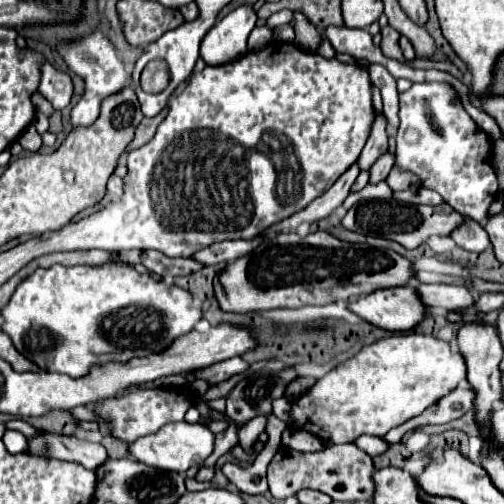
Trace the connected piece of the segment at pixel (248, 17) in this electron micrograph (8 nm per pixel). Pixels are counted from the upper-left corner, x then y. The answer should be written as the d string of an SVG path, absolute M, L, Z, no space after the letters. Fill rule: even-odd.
M243 5L217 21L201 41L201 57L207 65L223 65L235 61L247 51L247 37L257 23L253 5Z

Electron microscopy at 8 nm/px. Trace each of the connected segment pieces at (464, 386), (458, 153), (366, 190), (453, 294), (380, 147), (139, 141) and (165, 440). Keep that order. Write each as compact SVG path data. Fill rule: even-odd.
M463 381L463 383L459 383L459 387L455 391L451 391L451 395L445 395L437 405L429 407L419 417L409 419L407 423L391 429L385 435L385 439L389 443L399 443L407 431L411 431L411 429L415 429L419 425L443 425L443 423L449 423L449 421L461 417L463 413L467 413L469 409L473 409L473 397L475 397L475 393L471 391L469 383Z
M413 83L407 91L399 93L399 101L399 129L395 151L397 169L417 175L421 187L437 191L455 211L459 211L461 215L469 215L477 223L483 223L497 195L497 175L491 165L489 135L467 115L467 111L459 103L457 91L449 83Z
M383 181L383 183L367 183L361 191L349 193L343 207L349 209L359 199L389 199L389 197L393 197L393 189L387 185L387 181Z
M419 285L417 287L423 303L427 307L445 307L449 311L453 309L467 309L475 305L475 297L467 287L455 287L455 285Z
M375 111L375 119L373 119L373 125L371 125L371 135L361 151L361 157L359 157L359 167L361 169L369 169L373 165L373 161L383 153L387 151L387 133L385 133L385 117L381 113Z
M165 107L165 109L163 109L159 115L155 115L155 117L145 117L145 119L141 121L141 125L137 127L137 131L135 131L135 139L133 139L133 143L129 145L129 149L135 149L135 147L145 145L145 143L155 135L155 131L157 131L159 123L165 119L167 111L169 111L169 107Z
M179 421L179 423L169 423L167 427L161 427L157 433L145 435L135 443L129 443L127 451L129 451L129 459L139 459L141 463L147 463L151 467L185 473L191 465L201 465L207 459L207 455L211 455L213 439L215 435L207 427L199 423L191 425L185 421Z

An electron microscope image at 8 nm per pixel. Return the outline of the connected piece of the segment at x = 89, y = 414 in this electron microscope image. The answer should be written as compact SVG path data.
M79 406L69 410L69 412L78 420L81 421L97 421L101 423L100 417L93 412L88 406Z

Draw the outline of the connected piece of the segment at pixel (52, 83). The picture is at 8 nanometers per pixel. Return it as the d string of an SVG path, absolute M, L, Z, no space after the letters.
M45 63L39 93L55 109L65 109L71 103L71 97L73 97L73 81L65 71L59 71L51 63Z

